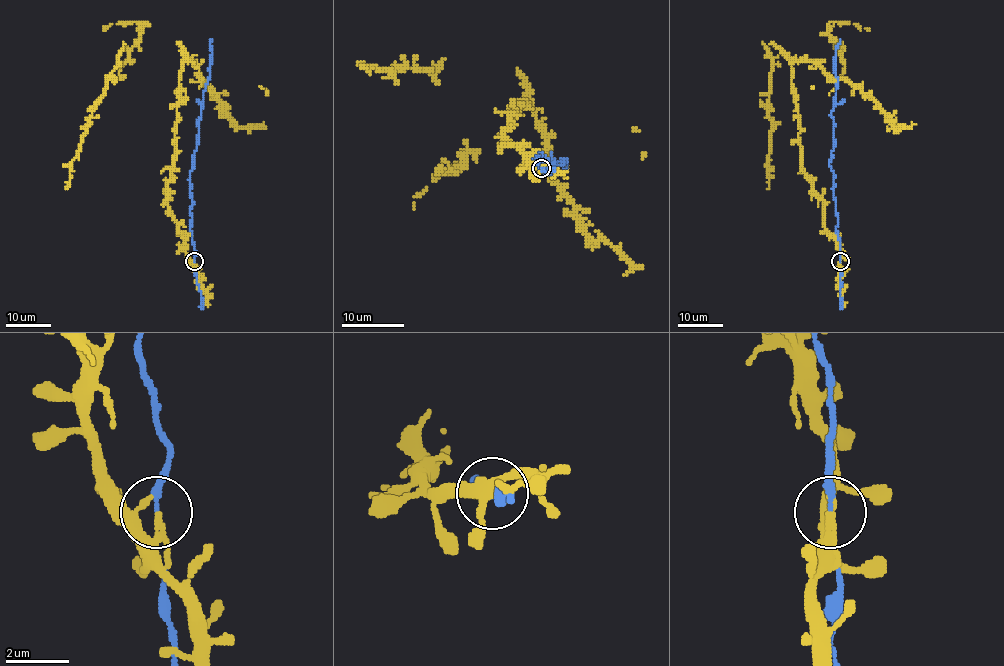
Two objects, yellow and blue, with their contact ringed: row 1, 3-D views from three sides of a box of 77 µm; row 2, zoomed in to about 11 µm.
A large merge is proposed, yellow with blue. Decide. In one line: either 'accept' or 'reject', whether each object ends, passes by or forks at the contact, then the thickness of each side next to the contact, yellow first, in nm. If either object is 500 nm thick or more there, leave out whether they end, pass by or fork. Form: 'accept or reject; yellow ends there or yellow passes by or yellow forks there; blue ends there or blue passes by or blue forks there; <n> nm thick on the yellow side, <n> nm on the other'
reject; yellow ends there; blue ends there; 190 nm thick on the yellow side, 180 nm on the other

